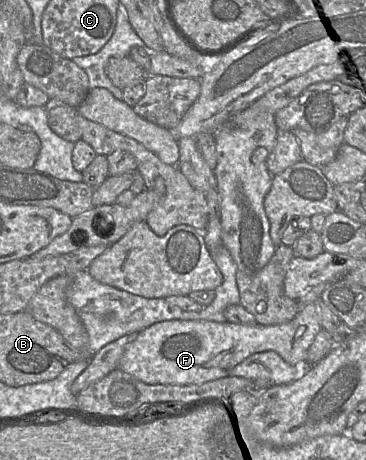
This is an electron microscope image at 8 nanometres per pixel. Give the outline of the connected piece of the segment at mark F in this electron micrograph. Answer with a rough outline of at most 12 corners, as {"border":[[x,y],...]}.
{"border":[[314,303],[278,325],[167,320],[118,368],[149,385],[230,376],[259,352],[306,361]]}

